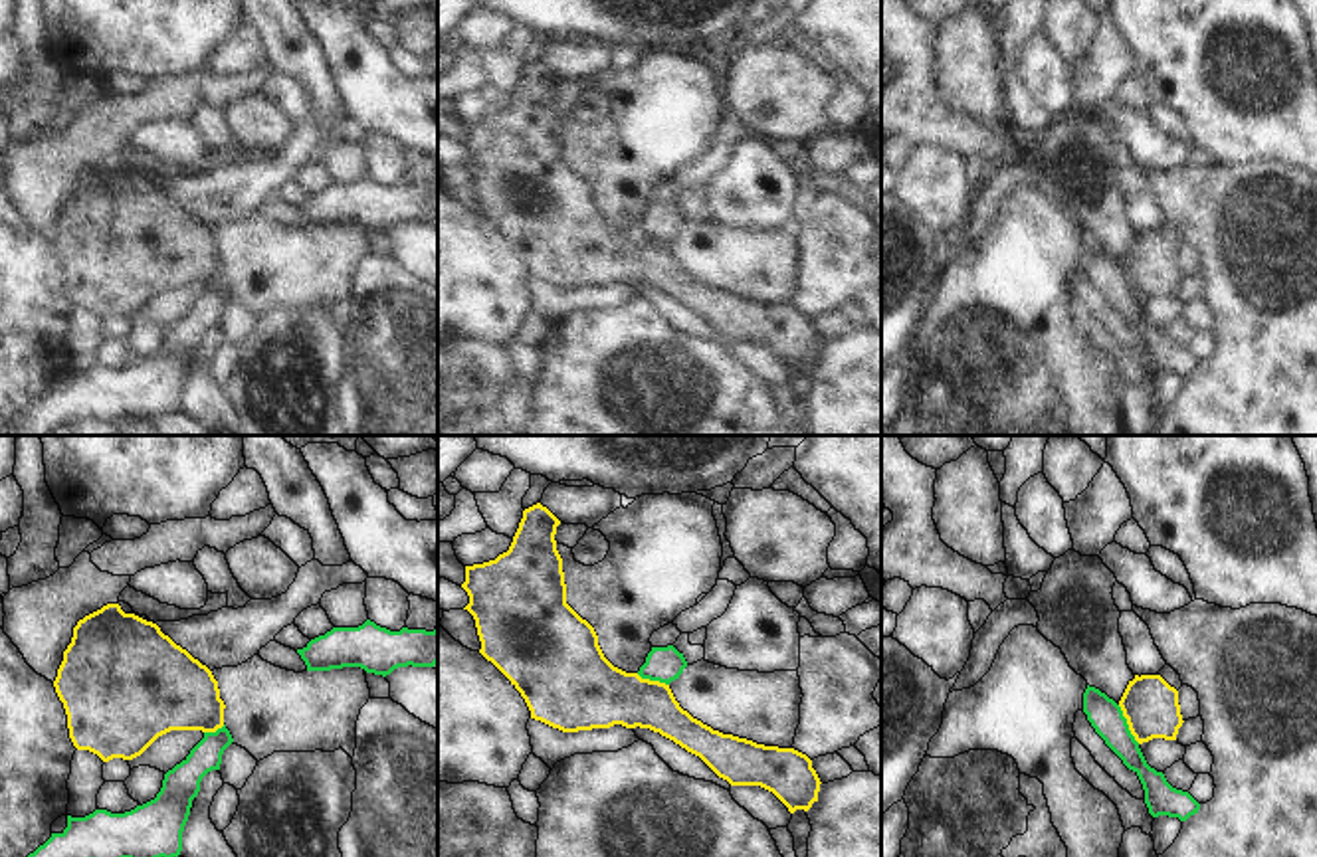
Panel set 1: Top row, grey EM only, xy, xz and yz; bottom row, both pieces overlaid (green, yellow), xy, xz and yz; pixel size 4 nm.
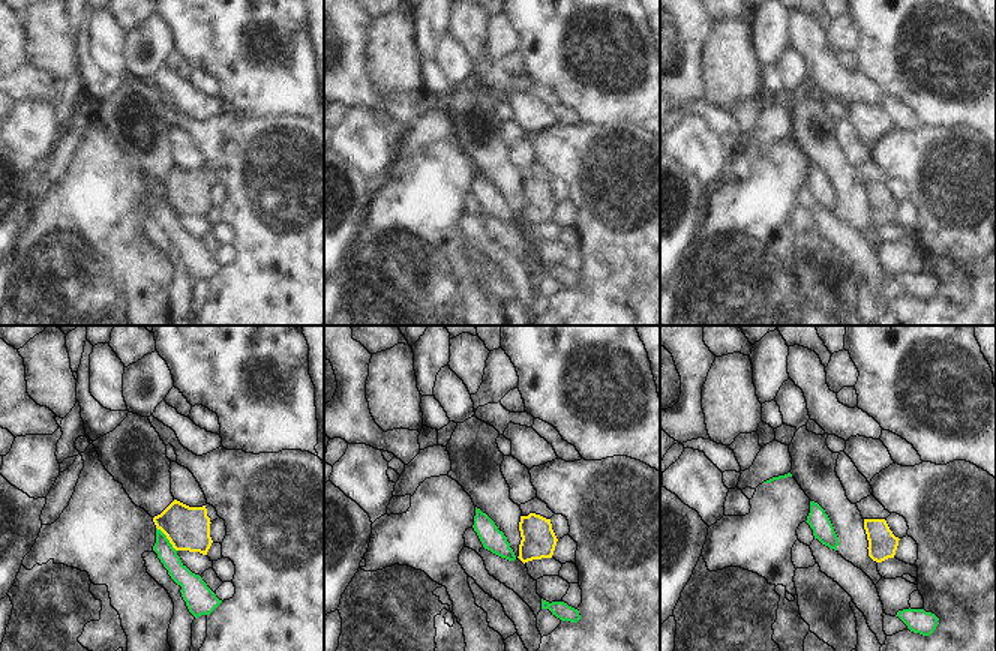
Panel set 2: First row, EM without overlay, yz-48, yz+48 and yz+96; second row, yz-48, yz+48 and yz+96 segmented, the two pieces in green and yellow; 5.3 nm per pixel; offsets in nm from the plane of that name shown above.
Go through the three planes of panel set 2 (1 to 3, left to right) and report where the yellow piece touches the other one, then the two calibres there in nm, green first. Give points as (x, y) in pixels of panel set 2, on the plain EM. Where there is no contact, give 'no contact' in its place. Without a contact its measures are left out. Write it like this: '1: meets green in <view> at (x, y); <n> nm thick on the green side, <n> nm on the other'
1: meets green in yz-48 at (167, 203); 100 nm thick on the green side, 240 nm on the other
2: no contact
3: no contact

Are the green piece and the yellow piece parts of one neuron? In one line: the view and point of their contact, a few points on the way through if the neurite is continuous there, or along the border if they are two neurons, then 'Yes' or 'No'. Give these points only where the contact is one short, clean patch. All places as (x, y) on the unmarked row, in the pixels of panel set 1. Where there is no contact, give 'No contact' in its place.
Touches green at yz (1127, 282). Boundary: yz (1117, 262), (1129, 289), (1139, 299). No

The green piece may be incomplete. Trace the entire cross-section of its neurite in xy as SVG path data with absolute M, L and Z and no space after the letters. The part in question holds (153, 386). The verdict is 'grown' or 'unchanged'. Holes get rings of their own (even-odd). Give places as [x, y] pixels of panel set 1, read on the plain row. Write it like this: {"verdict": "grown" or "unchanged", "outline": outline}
{"verdict": "unchanged", "outline": "M226 281L204 295L164 331L154 356L125 370L95 366L85 374L67 372L67 384L30 410L24 422L4 431L51 435L57 428L85 418L172 416L182 408L182 388L202 334L220 327L224 307L234 299Z"}

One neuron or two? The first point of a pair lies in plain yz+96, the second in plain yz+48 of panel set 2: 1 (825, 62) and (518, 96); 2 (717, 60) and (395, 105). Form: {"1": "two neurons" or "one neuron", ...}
{"1": "two neurons", "2": "two neurons"}

